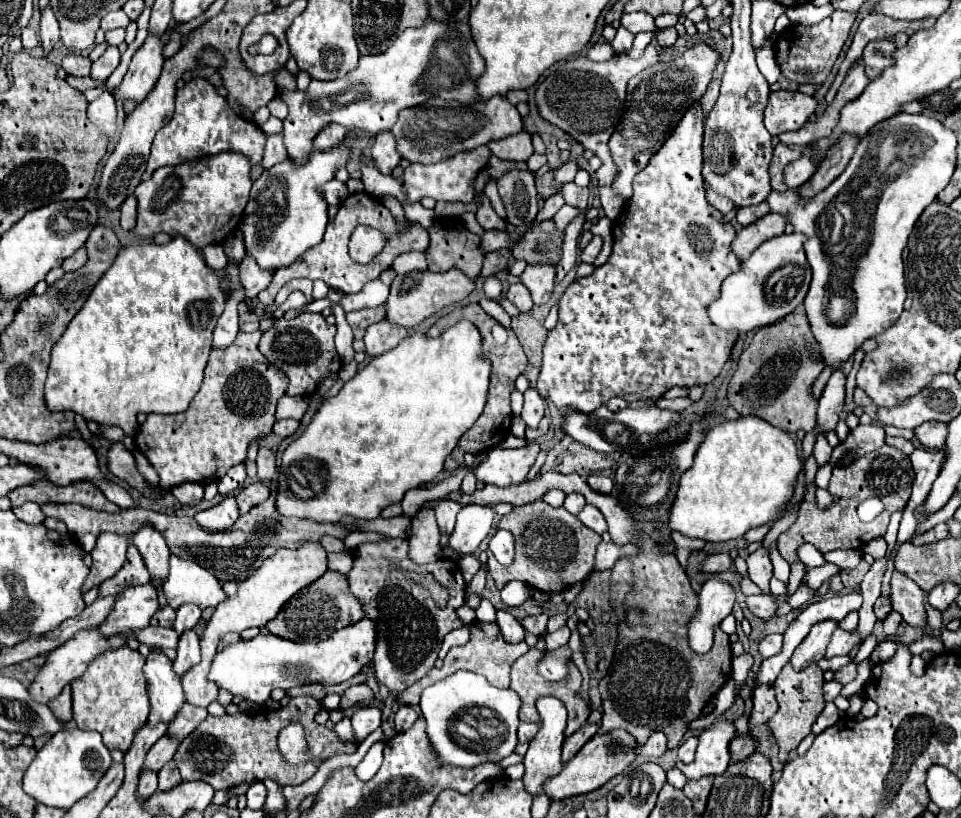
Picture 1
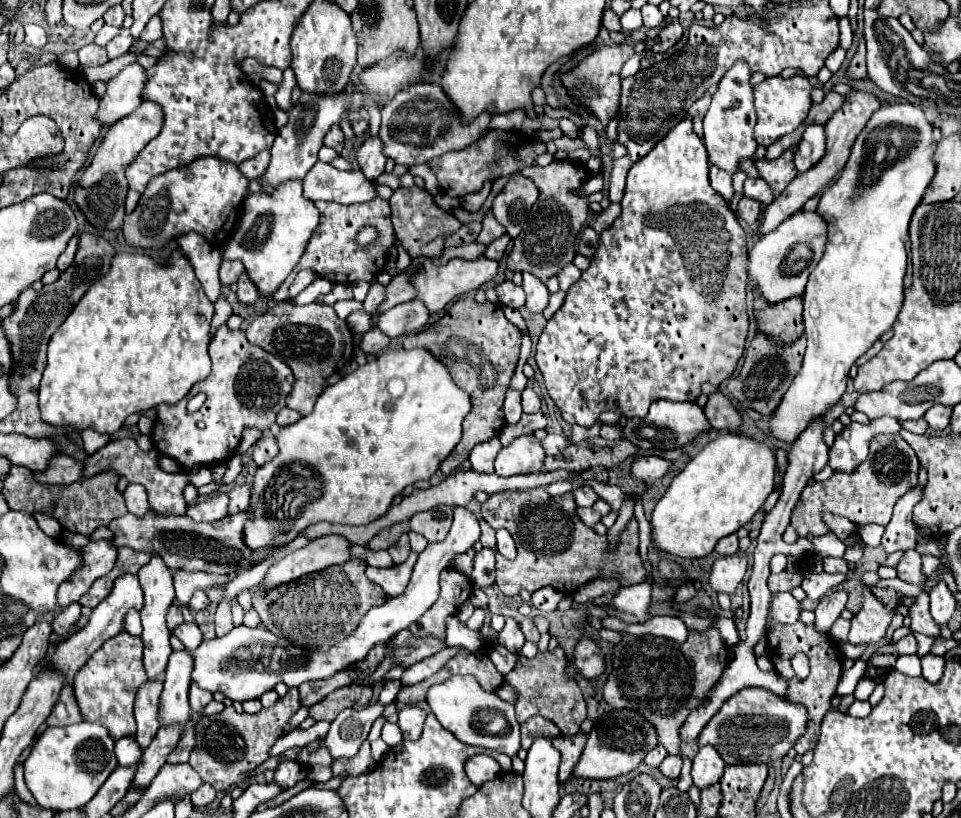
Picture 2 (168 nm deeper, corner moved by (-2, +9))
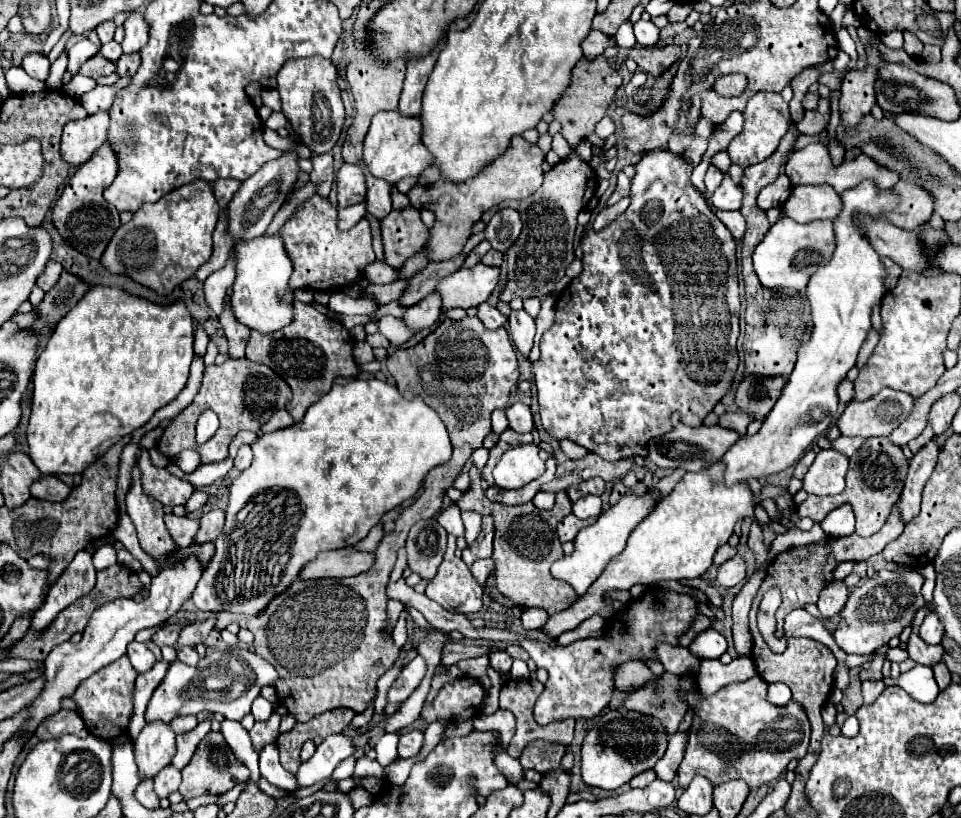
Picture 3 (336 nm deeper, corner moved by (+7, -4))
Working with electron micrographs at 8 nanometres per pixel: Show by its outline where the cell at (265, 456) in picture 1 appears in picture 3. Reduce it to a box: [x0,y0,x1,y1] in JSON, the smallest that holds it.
[234,447,252,471]

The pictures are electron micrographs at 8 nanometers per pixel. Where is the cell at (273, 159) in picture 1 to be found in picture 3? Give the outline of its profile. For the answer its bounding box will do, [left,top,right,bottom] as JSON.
[212,179,240,209]

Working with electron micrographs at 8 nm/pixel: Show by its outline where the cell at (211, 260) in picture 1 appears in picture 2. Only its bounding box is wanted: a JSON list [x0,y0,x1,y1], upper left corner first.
[177,232,223,302]

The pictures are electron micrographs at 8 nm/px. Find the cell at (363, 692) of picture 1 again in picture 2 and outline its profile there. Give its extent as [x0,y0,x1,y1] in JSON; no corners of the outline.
[309,684,373,722]

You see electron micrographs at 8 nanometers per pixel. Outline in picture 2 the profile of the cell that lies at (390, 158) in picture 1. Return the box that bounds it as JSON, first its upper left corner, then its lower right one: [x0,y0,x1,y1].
[357,136,385,180]

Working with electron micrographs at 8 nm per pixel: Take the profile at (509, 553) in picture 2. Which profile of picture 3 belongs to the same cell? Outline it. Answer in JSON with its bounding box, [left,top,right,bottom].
[470,559,494,587]

